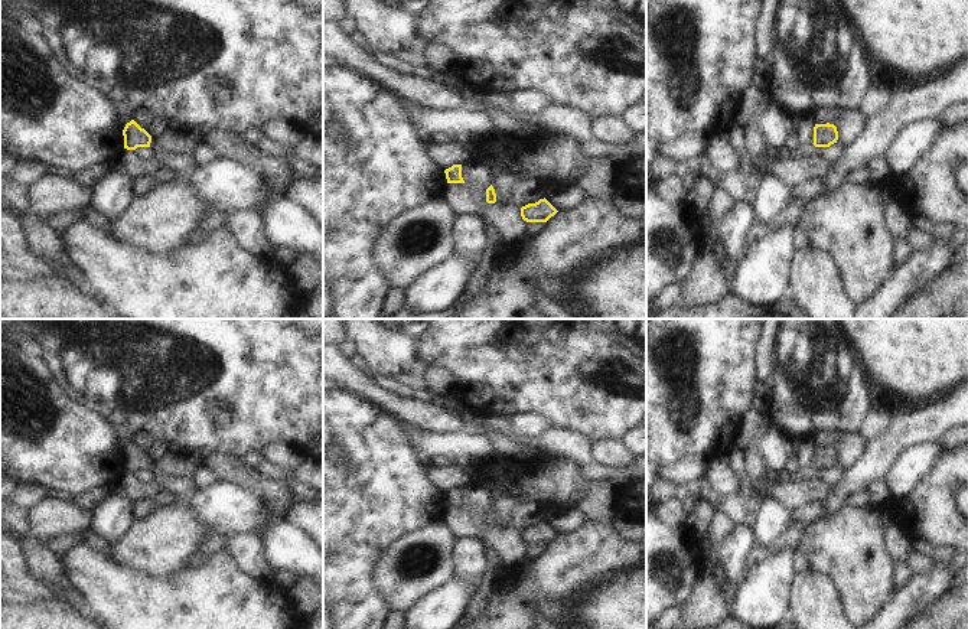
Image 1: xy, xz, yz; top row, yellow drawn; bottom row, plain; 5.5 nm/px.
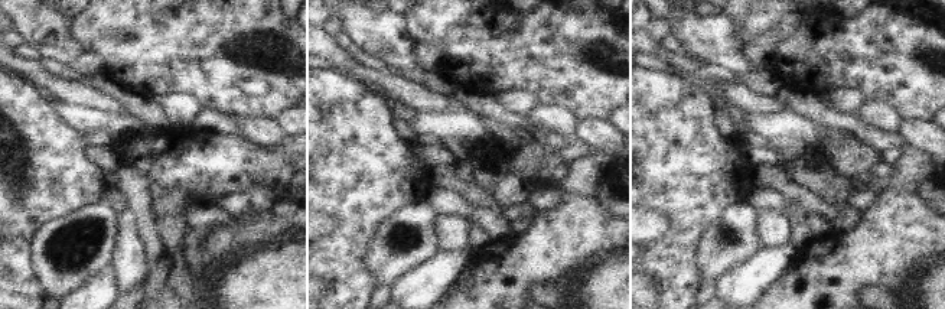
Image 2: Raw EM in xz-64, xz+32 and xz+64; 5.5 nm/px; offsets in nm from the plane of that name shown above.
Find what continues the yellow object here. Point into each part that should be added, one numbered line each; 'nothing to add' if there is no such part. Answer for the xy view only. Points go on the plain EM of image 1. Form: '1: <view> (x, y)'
nothing to add

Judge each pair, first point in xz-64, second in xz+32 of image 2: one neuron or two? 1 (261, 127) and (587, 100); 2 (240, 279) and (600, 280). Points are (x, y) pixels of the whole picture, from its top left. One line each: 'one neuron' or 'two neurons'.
1: two neurons
2: one neuron

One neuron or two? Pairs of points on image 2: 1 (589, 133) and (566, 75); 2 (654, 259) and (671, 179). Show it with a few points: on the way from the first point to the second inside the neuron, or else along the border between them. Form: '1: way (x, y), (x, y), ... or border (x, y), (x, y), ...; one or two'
1: border (605, 119), (579, 120); two
2: way (674, 238), (675, 199); one

